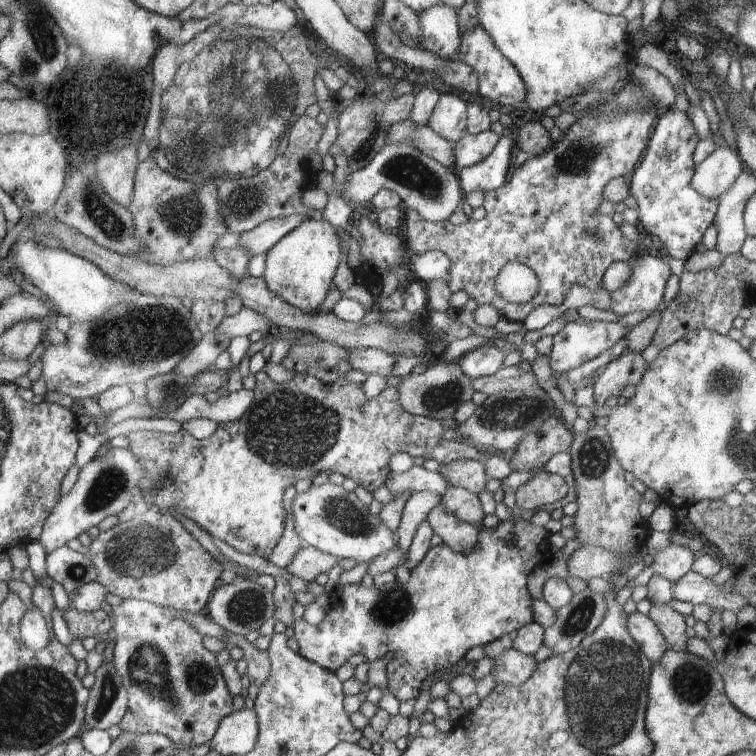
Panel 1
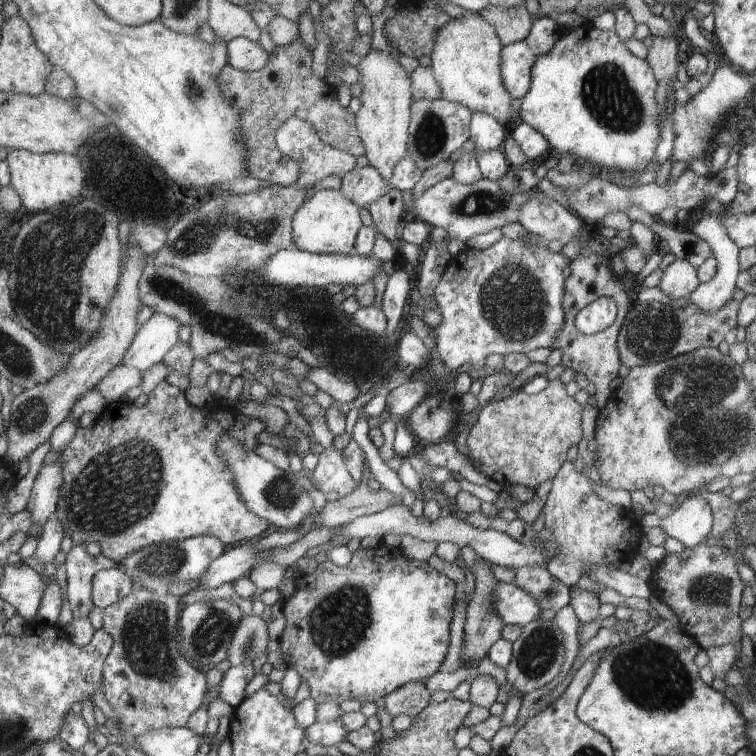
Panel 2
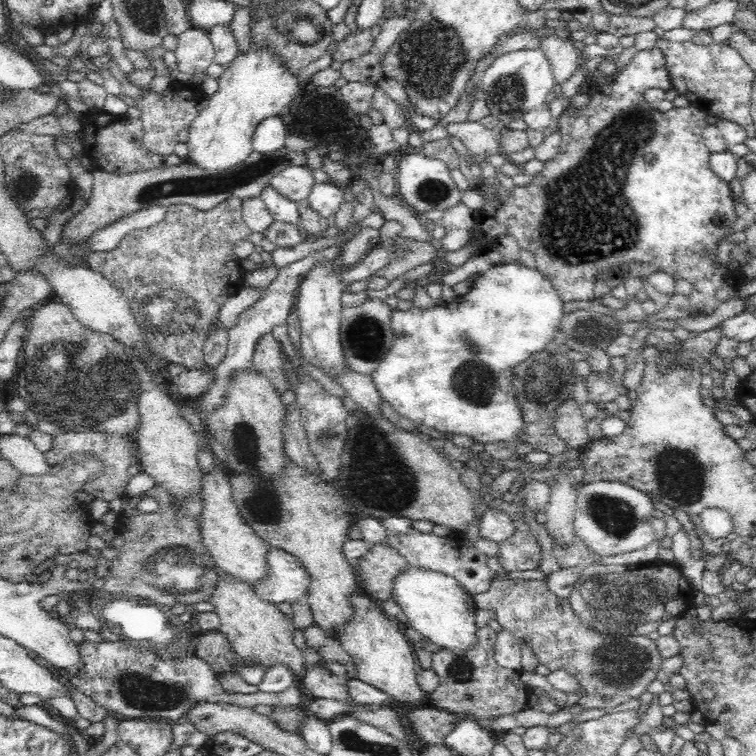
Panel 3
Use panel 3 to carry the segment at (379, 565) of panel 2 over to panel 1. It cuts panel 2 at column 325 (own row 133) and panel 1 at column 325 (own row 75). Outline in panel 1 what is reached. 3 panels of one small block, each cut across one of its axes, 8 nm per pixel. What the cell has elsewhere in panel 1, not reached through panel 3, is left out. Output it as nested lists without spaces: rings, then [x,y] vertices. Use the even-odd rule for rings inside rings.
[[[514,470],[510,476],[499,482],[503,488],[503,503],[510,508],[512,520],[500,521],[496,530],[484,528],[478,536],[478,546],[472,554],[457,553],[440,543],[428,550],[426,556],[412,568],[406,584],[398,581],[368,588],[361,583],[337,585],[329,595],[330,612],[318,625],[311,625],[305,619],[295,620],[293,636],[298,640],[300,656],[323,665],[332,672],[338,670],[353,654],[363,654],[368,663],[392,654],[386,665],[388,690],[400,702],[417,700],[419,685],[430,674],[456,666],[474,646],[486,646],[508,633],[520,630],[524,625],[535,622],[532,612],[532,596],[528,592],[528,574],[546,560],[550,552],[548,532],[533,523],[535,512],[524,512],[516,506],[516,490],[532,478],[530,472]]]

